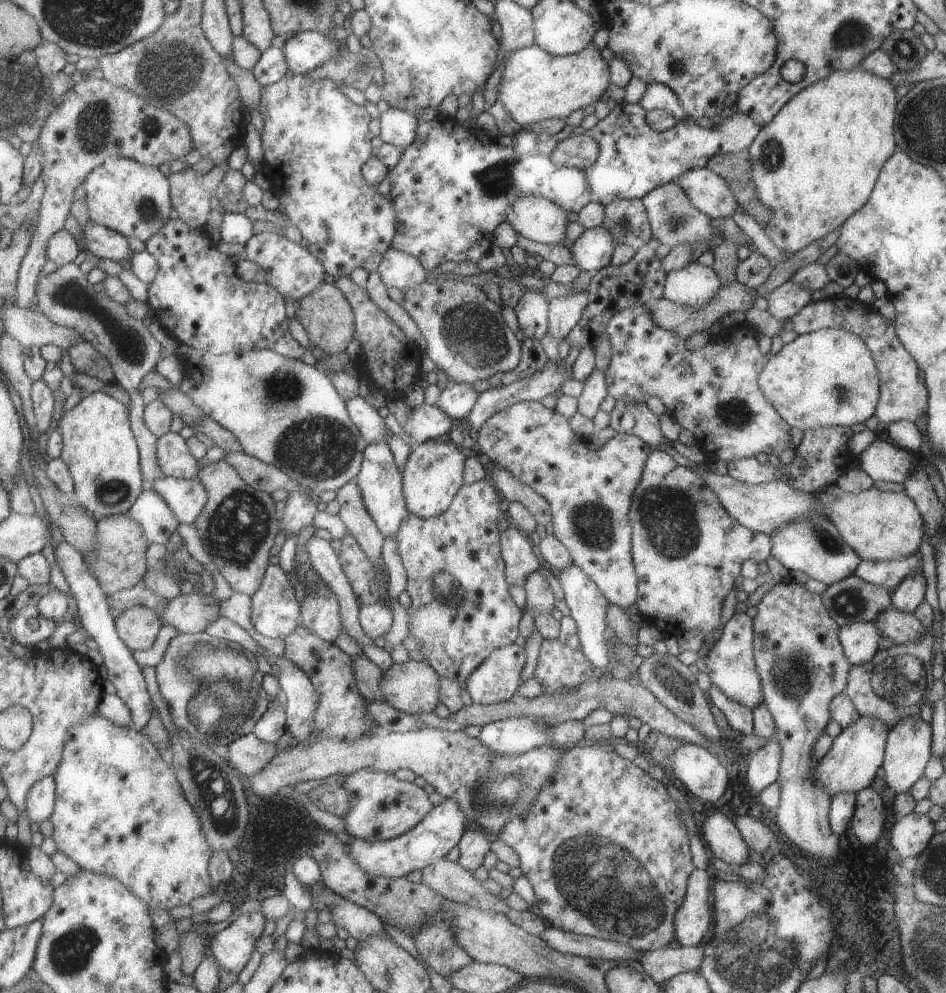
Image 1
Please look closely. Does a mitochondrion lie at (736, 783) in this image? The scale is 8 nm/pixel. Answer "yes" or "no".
no

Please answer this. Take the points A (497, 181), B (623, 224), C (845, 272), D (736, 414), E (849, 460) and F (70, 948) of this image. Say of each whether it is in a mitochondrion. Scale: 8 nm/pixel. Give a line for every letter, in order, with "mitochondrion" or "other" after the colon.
A: mitochondrion
B: mitochondrion
C: other
D: mitochondrion
E: other
F: mitochondrion

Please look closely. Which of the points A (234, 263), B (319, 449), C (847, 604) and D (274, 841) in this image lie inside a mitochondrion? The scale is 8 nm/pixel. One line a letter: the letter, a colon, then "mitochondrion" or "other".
A: other
B: mitochondrion
C: mitochondrion
D: other

